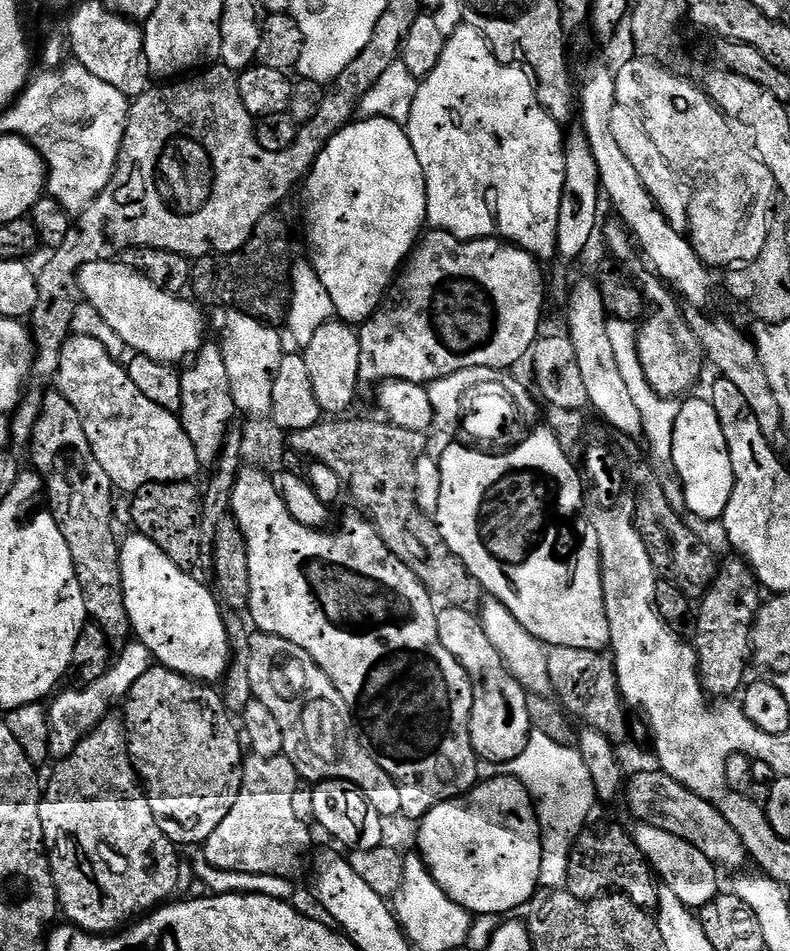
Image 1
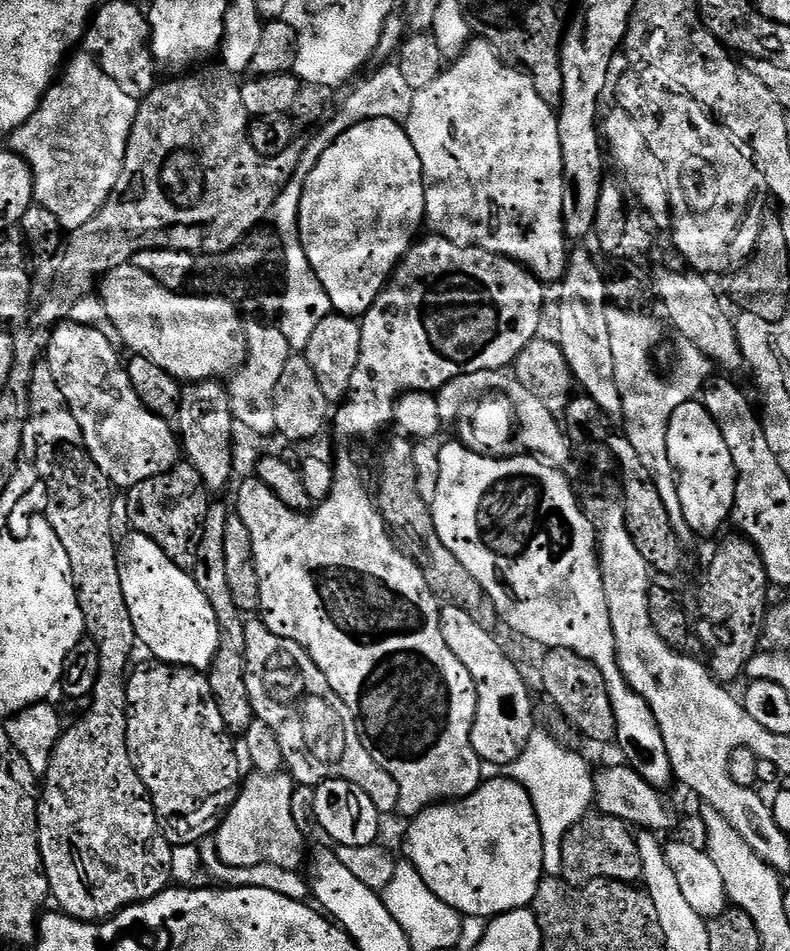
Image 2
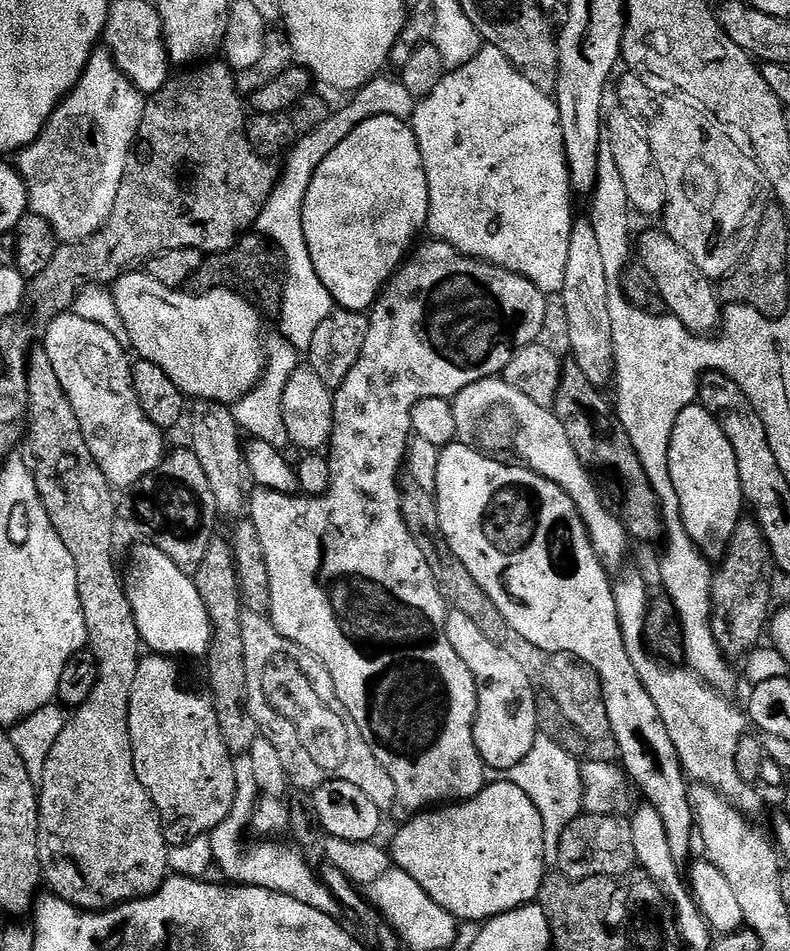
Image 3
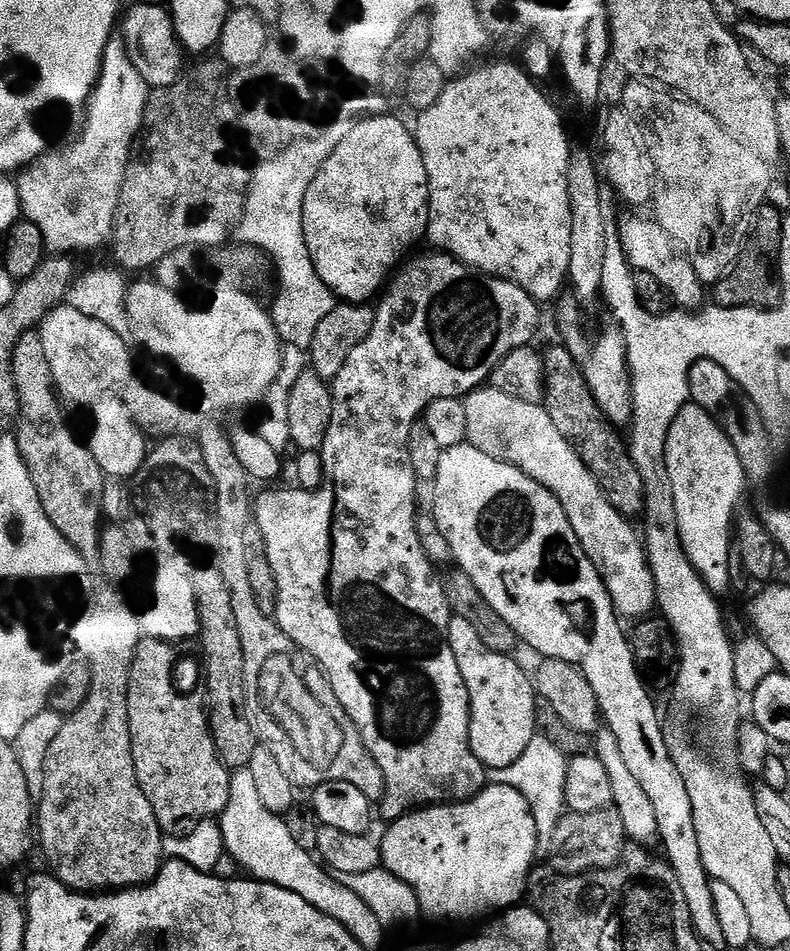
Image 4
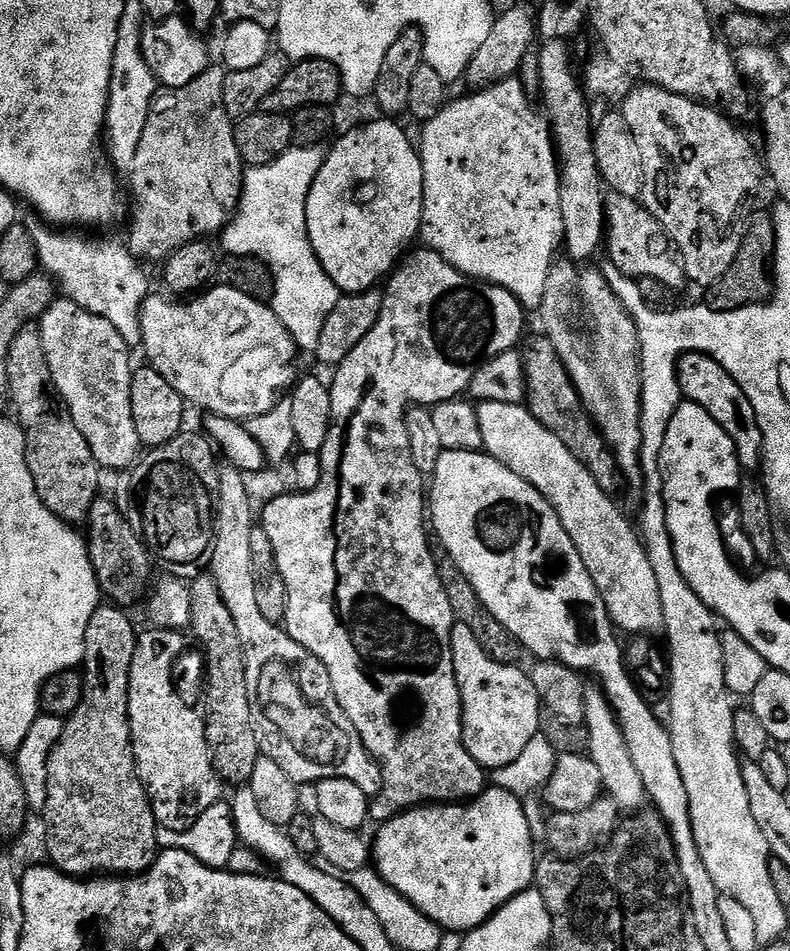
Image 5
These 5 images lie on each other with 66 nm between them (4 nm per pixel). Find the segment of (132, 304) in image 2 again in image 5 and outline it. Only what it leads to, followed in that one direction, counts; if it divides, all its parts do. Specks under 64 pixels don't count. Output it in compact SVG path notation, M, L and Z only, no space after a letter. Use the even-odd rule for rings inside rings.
M223 286L209 287L203 294L197 295L193 304L184 304L188 302L176 302L180 304L171 304L168 300L163 300L155 294L149 295L140 308L140 325L142 326L142 338L140 344L144 352L148 355L147 363L154 370L158 370L158 374L162 374L162 378L166 378L166 382L170 382L170 386L174 386L174 390L178 390L178 394L189 405L197 404L201 408L201 413L221 416L222 418L230 418L231 420L245 421L253 420L255 416L261 416L272 411L277 404L281 403L280 396L289 391L295 385L298 379L298 371L296 372L296 356L298 357L298 349L294 338L286 330L286 326L282 326L282 322L272 313L271 307L265 301L255 300L246 294L242 294L233 288Z

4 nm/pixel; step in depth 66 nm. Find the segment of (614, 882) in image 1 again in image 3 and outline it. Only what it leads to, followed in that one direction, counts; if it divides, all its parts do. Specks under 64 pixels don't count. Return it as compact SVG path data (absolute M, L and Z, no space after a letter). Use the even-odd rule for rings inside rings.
M581 814L562 830L558 858L554 862L565 880L577 881L595 876L622 877L637 867L634 840L630 838L629 821L619 816L589 816Z

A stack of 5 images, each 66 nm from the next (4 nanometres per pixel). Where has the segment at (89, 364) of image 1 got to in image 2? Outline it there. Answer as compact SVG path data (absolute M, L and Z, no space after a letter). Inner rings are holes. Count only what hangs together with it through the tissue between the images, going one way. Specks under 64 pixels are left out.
M65 322L58 324L52 332L46 362L50 370L54 370L54 379L58 381L66 402L70 402L70 410L74 410L74 418L78 418L78 426L82 426L90 458L94 458L98 470L106 474L109 484L127 490L138 482L146 482L146 478L154 478L175 468L182 456L182 444L169 421L146 410L130 382L125 361L120 361L120 354L117 348L106 342L106 334L98 334L98 330L90 326Z

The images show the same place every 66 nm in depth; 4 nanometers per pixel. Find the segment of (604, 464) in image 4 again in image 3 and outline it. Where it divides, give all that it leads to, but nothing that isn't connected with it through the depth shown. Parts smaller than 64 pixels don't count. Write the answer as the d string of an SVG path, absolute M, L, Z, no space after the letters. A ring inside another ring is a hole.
M568 362L561 367L560 385L556 391L554 411L558 422L566 430L566 438L570 438L570 446L578 454L578 458L589 470L605 468L616 475L620 483L620 492L624 495L624 509L619 509L618 515L624 521L624 528L633 541L641 540L644 544L652 544L664 535L664 519L660 513L660 503L650 486L650 478L642 470L634 448L630 446L630 438L625 434L619 419L608 409L604 401L605 393L593 386L578 370L574 362Z

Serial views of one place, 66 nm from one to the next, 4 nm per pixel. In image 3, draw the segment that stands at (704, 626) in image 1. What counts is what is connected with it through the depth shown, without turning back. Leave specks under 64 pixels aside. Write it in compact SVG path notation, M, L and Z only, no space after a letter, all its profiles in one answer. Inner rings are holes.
M752 518L737 520L734 534L728 543L728 551L712 578L714 642L718 642L722 654L729 661L736 662L736 659L739 661L747 657L763 641L760 640L763 636L765 639L770 624L770 609L773 607L772 572L774 573L772 551L760 525Z

